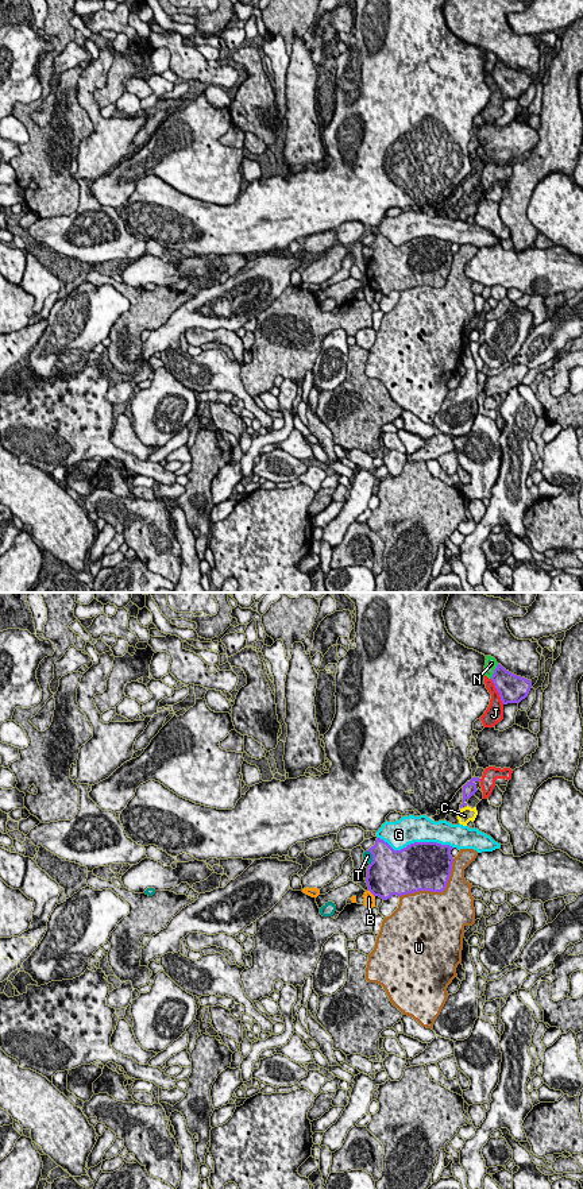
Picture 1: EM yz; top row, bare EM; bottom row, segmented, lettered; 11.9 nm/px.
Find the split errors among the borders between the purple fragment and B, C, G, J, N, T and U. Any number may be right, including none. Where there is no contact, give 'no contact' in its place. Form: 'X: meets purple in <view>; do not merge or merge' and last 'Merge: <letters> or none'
B: meets purple in yz; do not merge
C: meets purple in yz; do not merge
G: meets purple in yz; do not merge
J: meets purple in yz; do not merge
N: meets purple in yz; do not merge
T: meets purple in yz; do not merge
U: meets purple in yz; do not merge
Merge: none

